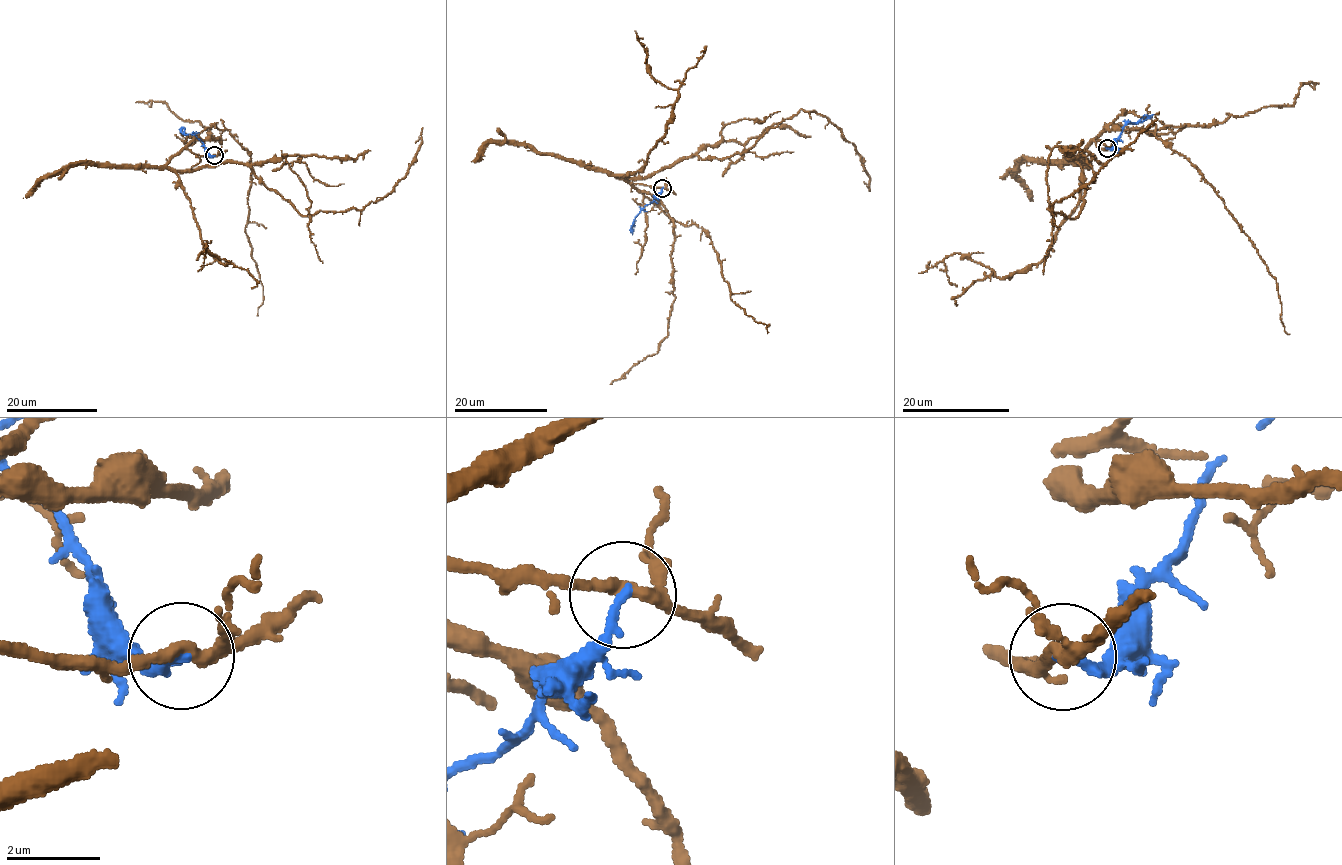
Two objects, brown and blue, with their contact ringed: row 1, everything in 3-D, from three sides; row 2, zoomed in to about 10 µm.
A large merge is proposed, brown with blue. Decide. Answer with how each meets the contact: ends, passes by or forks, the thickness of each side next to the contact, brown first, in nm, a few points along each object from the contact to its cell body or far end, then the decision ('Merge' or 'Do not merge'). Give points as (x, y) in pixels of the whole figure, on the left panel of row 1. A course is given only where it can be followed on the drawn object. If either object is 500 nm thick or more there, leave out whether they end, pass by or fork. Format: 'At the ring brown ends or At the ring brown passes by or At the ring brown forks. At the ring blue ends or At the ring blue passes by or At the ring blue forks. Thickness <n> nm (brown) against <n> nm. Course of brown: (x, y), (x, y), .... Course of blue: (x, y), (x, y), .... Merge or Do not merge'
At the ring brown forks. At the ring blue ends. Thickness 220 nm (brown) against 220 nm. Course of brown: (214, 155), (181, 148), (167, 165), (197, 170), (243, 163), (300, 214), (363, 209), (407, 172), (422, 127). Course of blue: (214, 155), (208, 153), (195, 136), (184, 134), (181, 127). Do not merge

